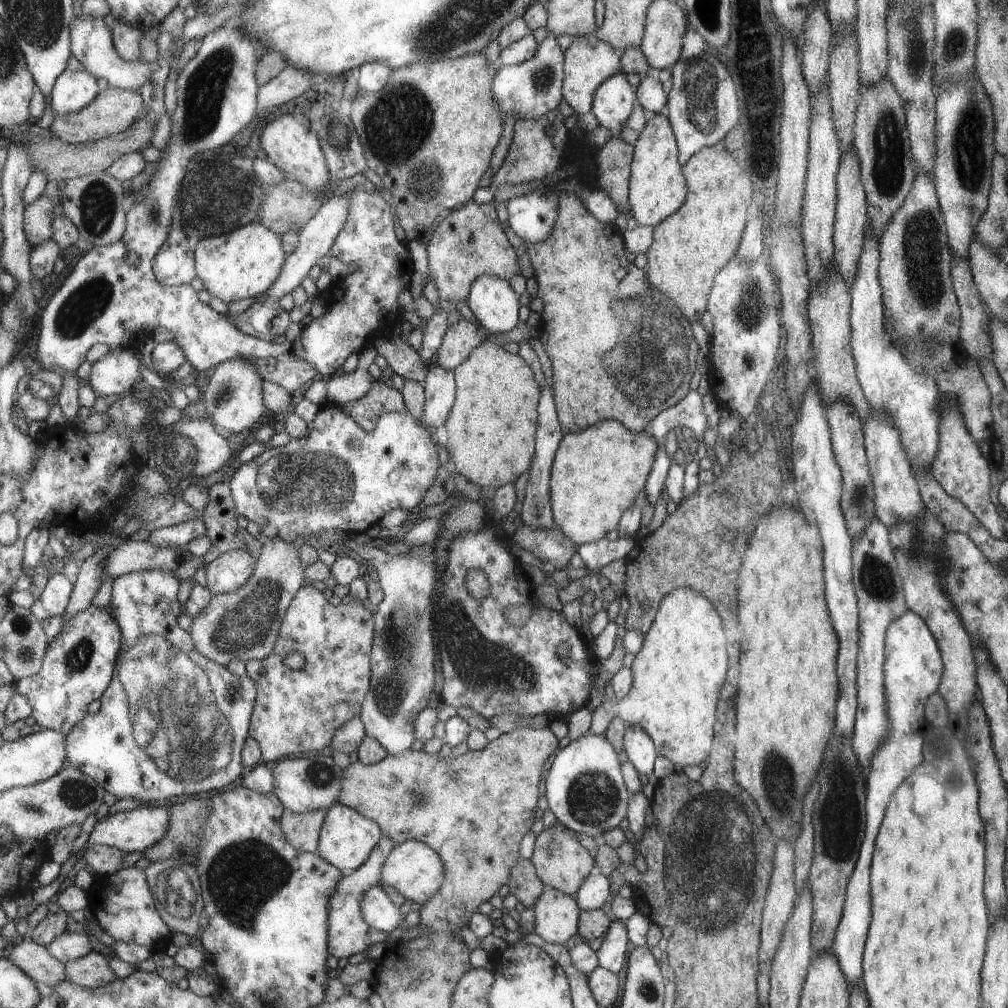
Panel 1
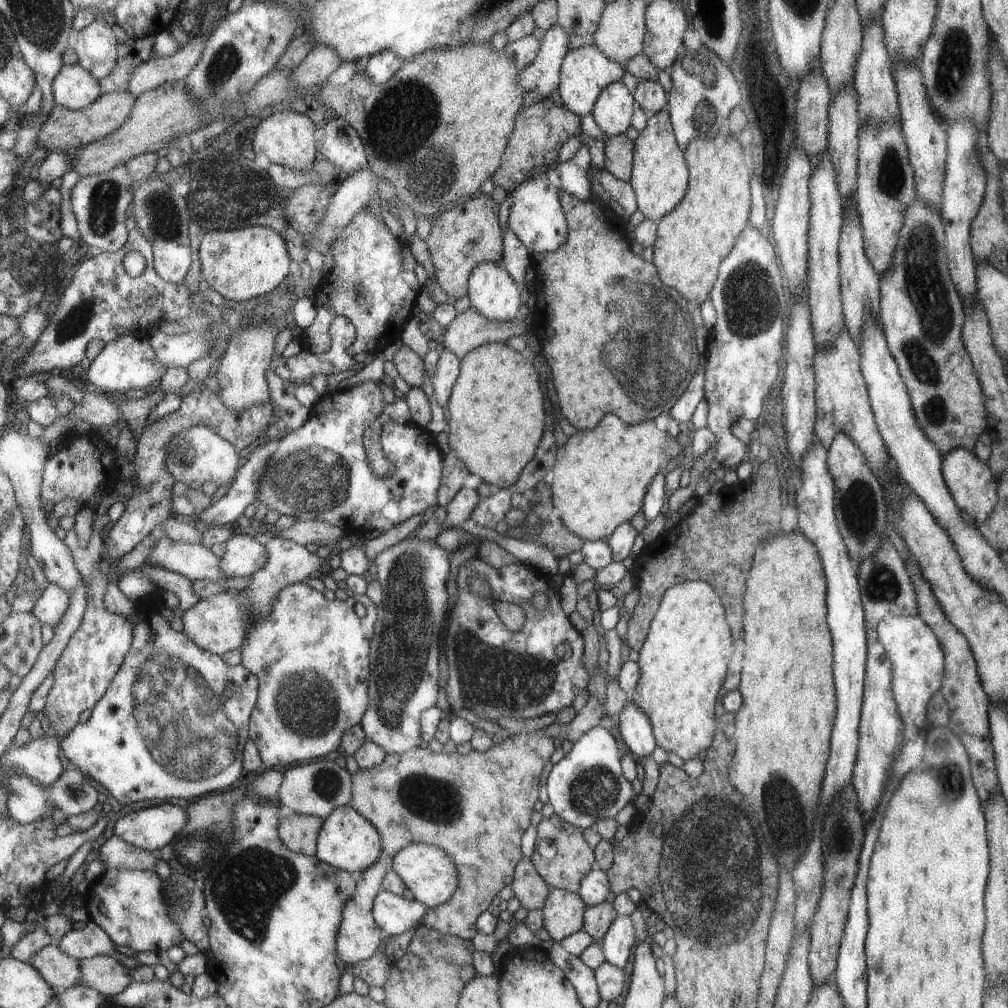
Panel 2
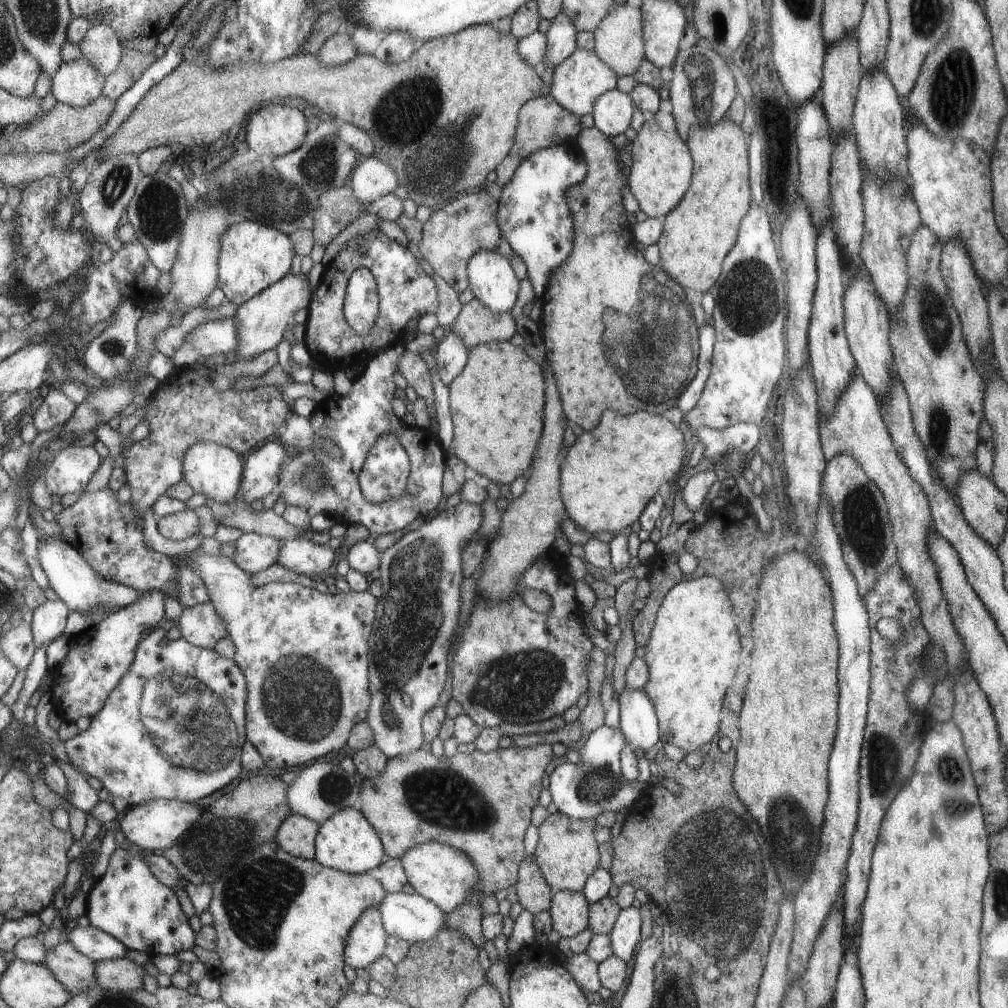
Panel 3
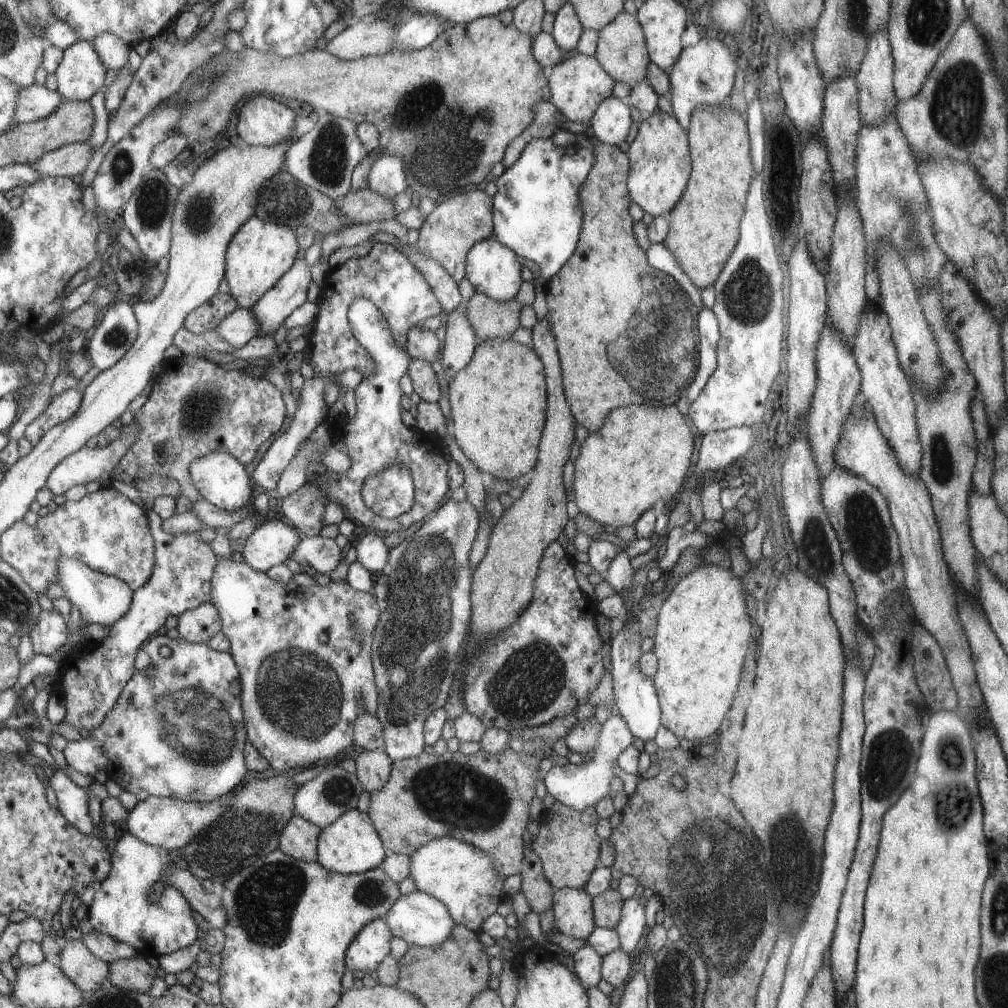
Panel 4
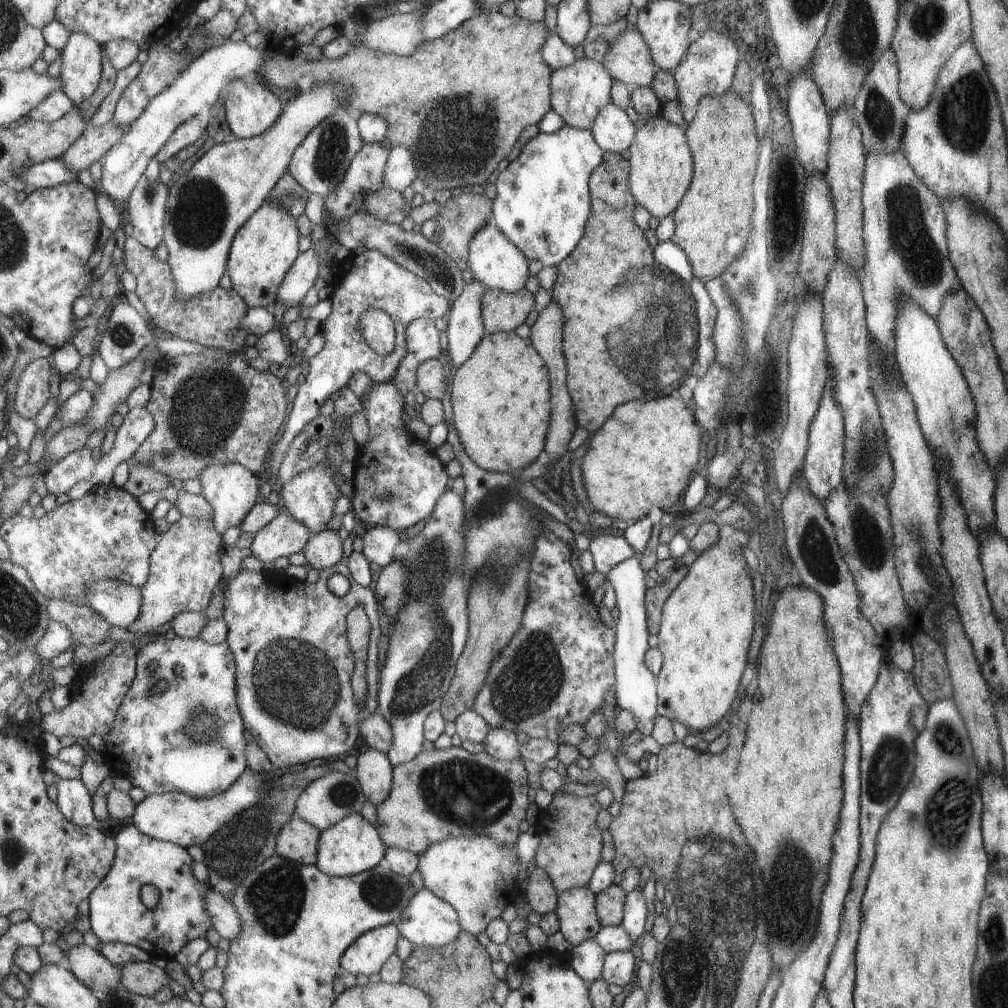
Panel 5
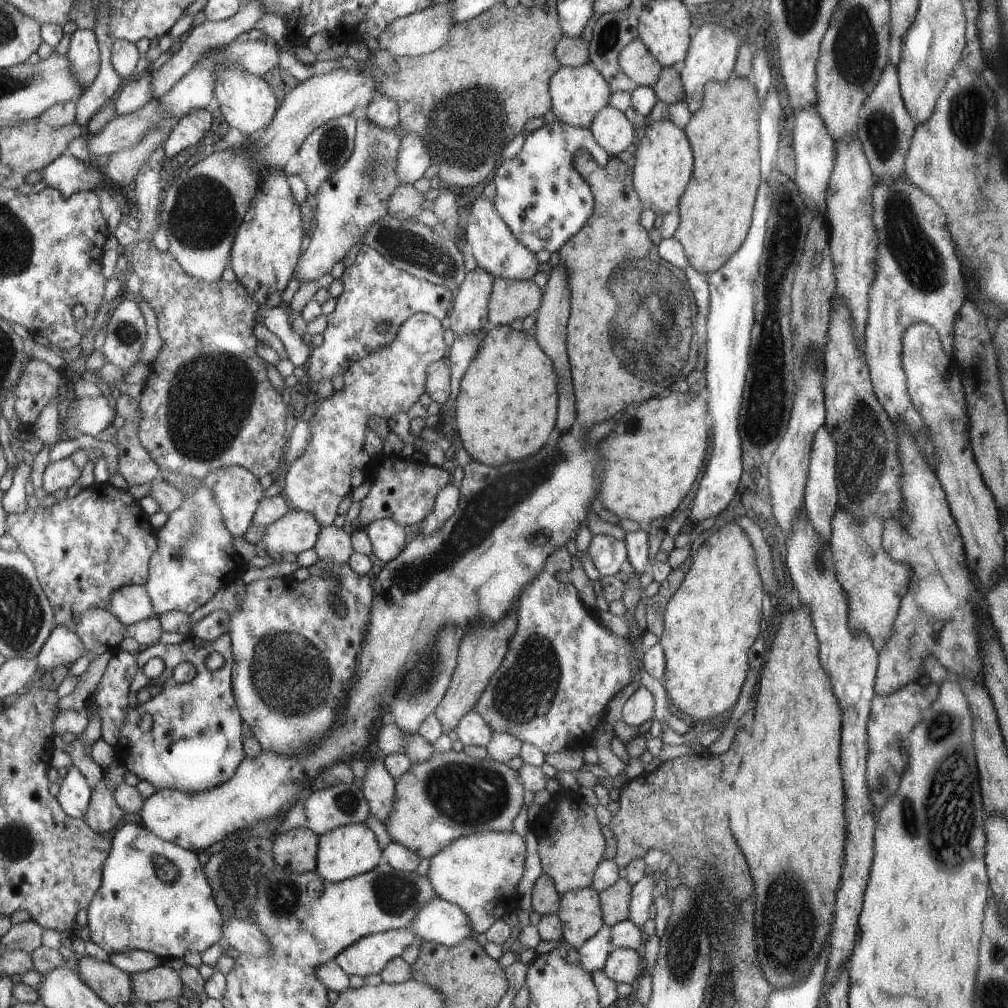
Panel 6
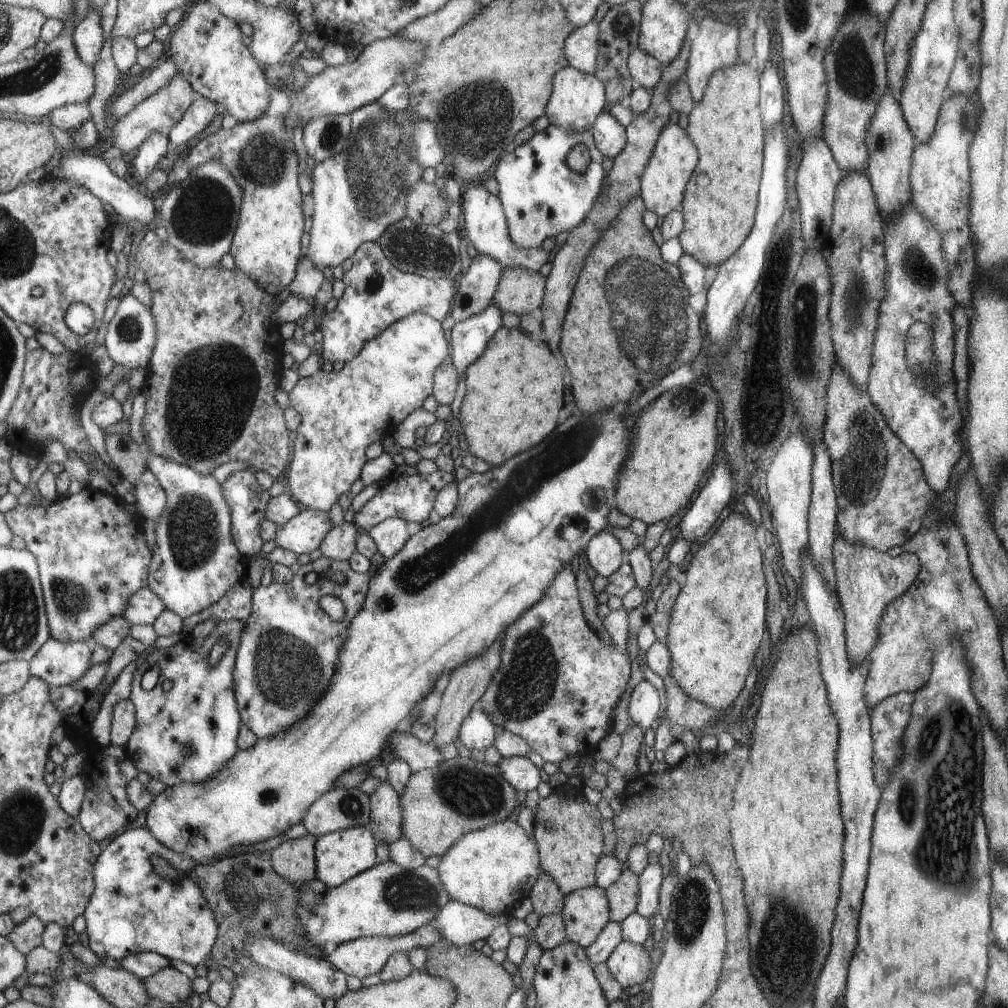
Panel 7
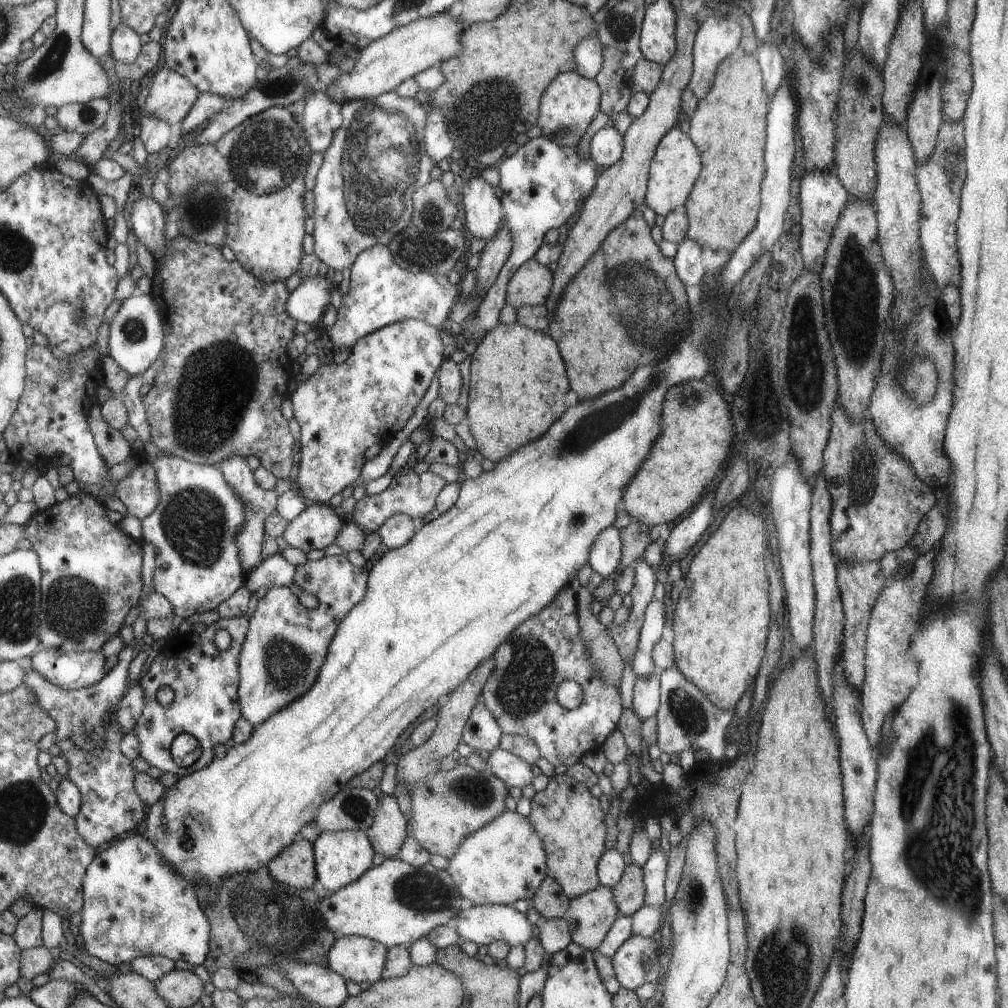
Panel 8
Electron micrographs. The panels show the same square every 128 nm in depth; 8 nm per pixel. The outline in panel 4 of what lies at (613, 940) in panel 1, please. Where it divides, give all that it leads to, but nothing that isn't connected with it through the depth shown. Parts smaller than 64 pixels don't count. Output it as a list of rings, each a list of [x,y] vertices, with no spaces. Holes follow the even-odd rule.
[[[639,894],[624,900],[621,922],[615,928],[620,936],[620,949],[630,954],[636,948],[646,926],[644,907],[640,905]]]

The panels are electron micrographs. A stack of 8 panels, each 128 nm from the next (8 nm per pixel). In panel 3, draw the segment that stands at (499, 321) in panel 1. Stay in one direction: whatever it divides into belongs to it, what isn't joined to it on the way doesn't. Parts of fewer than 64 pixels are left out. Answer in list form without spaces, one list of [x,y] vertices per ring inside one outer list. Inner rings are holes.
[[[482,250],[468,261],[469,288],[494,312],[511,311],[516,304],[519,278],[510,260],[497,250]]]

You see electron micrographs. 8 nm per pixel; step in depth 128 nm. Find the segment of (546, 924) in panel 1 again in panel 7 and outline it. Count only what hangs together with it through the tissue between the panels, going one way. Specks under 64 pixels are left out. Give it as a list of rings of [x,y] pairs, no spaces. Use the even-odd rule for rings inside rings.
[[[597,884],[565,895],[562,918],[567,940],[587,949],[611,921],[606,889]]]

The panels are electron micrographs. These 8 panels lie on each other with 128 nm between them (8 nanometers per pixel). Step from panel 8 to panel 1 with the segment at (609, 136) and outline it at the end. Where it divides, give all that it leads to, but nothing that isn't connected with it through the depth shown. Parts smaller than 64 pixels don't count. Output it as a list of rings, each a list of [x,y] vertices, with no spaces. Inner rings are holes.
[[[619,71],[596,88],[592,112],[600,125],[617,135],[633,112],[634,98],[637,96],[634,96],[628,76]]]

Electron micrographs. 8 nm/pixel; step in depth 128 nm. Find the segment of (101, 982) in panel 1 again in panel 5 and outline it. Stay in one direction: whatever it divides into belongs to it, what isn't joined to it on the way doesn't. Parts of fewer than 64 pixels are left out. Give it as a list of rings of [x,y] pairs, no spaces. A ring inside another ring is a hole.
[[[154,960],[125,964],[122,972],[124,974],[122,983],[128,987],[128,990],[148,998],[153,998],[168,982],[166,972],[160,970],[160,967],[156,968]]]

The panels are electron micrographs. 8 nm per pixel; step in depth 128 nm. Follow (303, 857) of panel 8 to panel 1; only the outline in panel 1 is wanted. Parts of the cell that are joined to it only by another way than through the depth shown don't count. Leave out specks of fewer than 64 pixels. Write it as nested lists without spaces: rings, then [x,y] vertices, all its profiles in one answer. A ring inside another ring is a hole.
[[[286,809],[281,816],[281,830],[286,841],[303,852],[317,853],[327,815],[326,809],[301,814]]]

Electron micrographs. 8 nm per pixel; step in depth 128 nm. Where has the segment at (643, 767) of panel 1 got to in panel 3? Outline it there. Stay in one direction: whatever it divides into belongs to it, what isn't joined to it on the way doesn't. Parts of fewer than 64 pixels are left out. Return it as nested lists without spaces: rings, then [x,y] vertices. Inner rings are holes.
[[[627,685],[619,696],[619,703],[619,728],[636,752],[643,755],[659,741],[656,706],[644,688],[628,688]]]

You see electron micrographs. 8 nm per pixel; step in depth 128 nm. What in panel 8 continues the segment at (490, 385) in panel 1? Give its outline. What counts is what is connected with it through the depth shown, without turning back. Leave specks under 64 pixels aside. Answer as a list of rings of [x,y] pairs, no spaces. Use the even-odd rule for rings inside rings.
[[[518,322],[499,323],[496,328],[492,328],[488,334],[485,334],[472,354],[468,412],[465,422],[476,440],[478,452],[482,454],[483,458],[488,458],[490,462],[498,463],[502,459],[510,457],[518,448],[524,447],[532,440],[538,440],[566,412],[564,396],[568,392],[570,382],[566,378],[566,368],[564,368],[556,342],[544,334],[546,333],[536,332]],[[482,382],[486,382],[488,386],[494,384],[498,388],[498,392],[486,392],[486,396],[488,396],[486,402],[482,402],[480,392],[476,390],[476,386]],[[488,408],[494,410],[492,420],[484,418]]]

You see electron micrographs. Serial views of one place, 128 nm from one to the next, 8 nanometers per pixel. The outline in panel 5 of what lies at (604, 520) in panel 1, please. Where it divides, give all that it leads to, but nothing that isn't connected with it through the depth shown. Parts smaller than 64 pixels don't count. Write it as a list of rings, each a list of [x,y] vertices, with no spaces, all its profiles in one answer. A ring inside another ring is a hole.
[[[673,393],[649,401],[636,400],[622,403],[613,415],[591,436],[590,448],[580,461],[582,482],[588,495],[588,502],[594,511],[612,516],[614,520],[634,521],[644,518],[652,506],[662,511],[678,502],[686,488],[692,470],[698,462],[700,452],[700,424],[694,422],[690,408],[682,398]]]

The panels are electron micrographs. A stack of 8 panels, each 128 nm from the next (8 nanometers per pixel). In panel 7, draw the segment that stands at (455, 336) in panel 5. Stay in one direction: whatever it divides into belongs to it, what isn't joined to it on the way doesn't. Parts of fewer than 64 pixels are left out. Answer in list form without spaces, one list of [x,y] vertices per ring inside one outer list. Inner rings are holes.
[[[478,254],[459,277],[457,298],[450,314],[455,322],[469,319],[486,310],[500,286],[505,268],[492,256]]]

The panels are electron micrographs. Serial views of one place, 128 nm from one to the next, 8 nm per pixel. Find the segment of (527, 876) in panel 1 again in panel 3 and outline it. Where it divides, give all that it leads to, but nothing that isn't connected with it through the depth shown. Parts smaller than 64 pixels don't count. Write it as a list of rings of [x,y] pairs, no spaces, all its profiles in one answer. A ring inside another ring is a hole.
[[[535,854],[526,856],[524,862],[521,863],[519,876],[515,887],[523,910],[532,914],[548,911],[552,906],[554,892],[545,879]]]

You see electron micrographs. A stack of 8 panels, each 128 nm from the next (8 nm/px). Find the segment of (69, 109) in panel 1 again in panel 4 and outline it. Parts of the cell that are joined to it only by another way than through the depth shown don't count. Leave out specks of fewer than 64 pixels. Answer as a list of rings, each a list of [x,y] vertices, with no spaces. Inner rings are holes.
[[[79,39],[65,51],[57,72],[58,89],[68,101],[90,101],[106,87],[110,69],[90,40]]]

